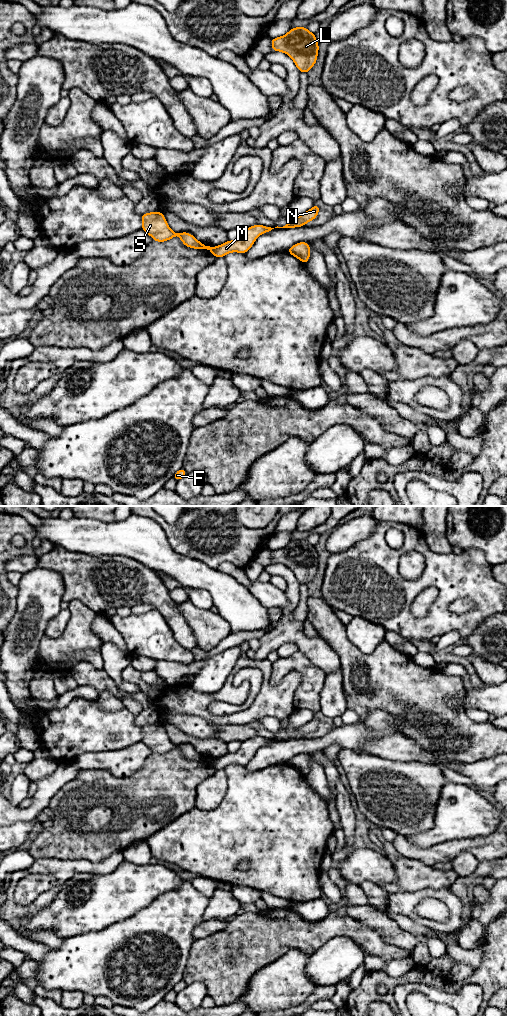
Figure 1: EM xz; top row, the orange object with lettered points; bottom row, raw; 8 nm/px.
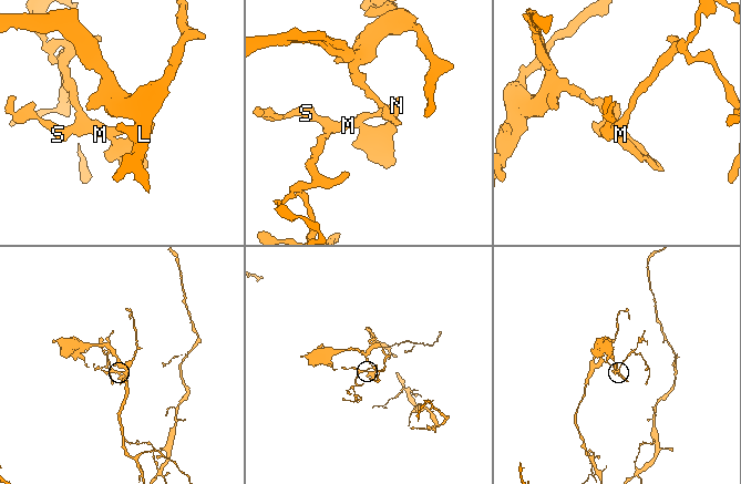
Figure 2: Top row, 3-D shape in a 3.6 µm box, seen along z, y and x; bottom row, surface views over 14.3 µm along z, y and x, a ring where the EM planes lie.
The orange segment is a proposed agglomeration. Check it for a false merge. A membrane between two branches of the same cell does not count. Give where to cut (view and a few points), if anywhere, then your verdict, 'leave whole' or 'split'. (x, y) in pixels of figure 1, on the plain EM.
cut none; leave whole

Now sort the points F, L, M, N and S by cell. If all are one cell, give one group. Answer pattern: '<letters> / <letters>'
F L M N S

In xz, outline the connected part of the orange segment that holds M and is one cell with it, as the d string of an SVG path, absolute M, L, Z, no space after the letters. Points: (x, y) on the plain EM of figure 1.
M160 723L142 726L141 731L141 742L149 746L154 753L165 754L175 748L178 748L186 759L198 762L207 761L216 769L216 771L224 769L230 764L245 766L252 759L258 748L274 741L268 738L255 736L254 738L242 742L240 748L236 752L227 752L219 758L210 759L199 754L188 744L176 745L172 743L167 736L166 730Z

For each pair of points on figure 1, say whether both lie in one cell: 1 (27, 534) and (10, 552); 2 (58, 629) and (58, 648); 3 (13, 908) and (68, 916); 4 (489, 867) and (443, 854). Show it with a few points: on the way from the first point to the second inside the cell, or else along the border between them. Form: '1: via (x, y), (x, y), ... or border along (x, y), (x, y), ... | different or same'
1: via (28, 541), (28, 544), (22, 550), (17, 550) | same
2: border along (69, 616), (64, 631), (58, 637), (45, 635) | different
3: border along (55, 895), (25, 925), (28, 932) | different
4: border along (496, 859), (479, 862) | different

